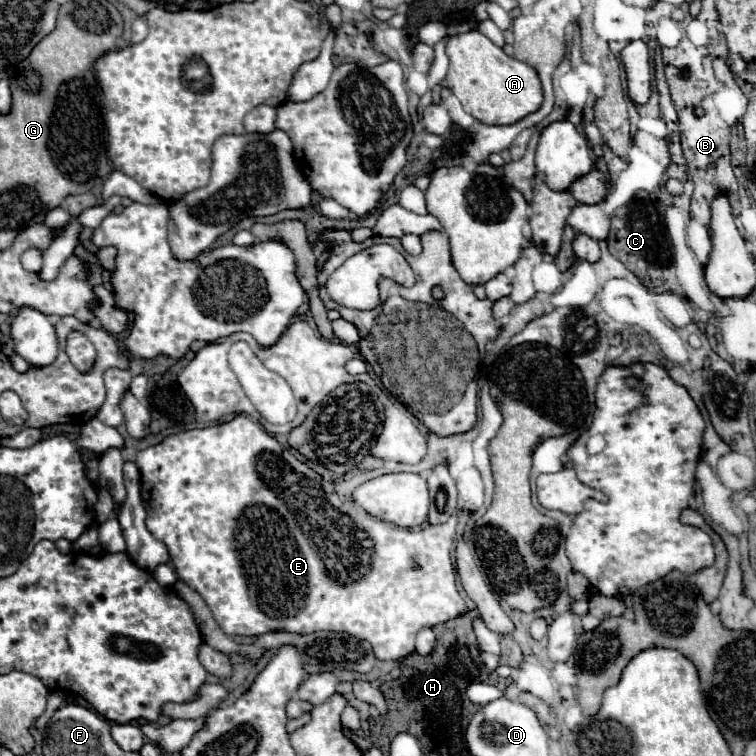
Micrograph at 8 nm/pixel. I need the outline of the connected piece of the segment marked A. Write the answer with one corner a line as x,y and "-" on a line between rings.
480,31
452,35
446,43
450,57
444,85
460,99
466,113
486,125
512,125
542,105
542,87
534,67
508,57

